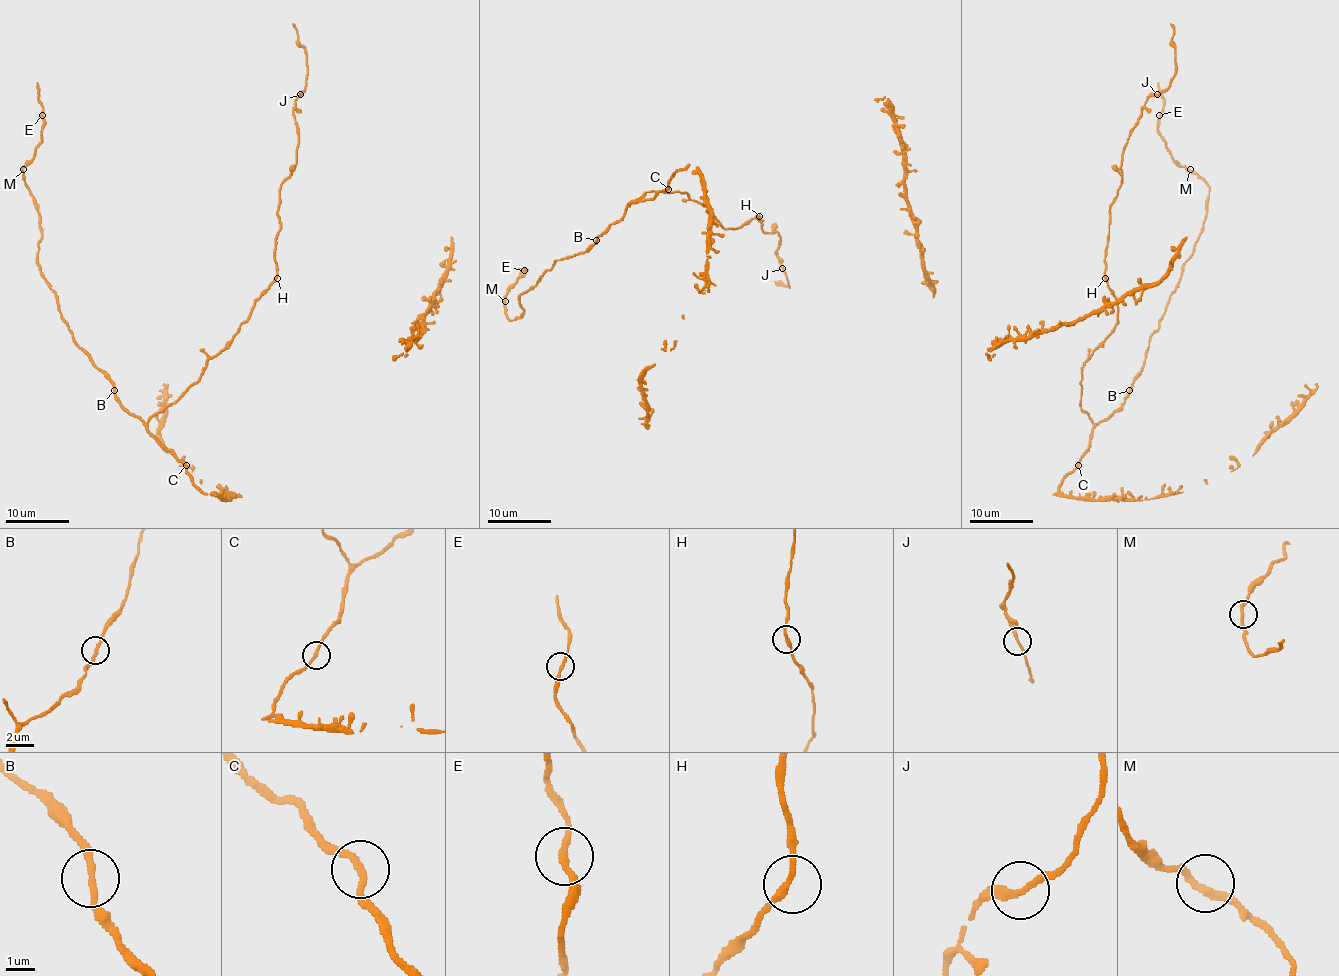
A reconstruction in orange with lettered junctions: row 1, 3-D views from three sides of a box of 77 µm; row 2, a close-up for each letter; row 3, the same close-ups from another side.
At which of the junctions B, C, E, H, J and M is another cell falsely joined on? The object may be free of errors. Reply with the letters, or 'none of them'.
none of them

